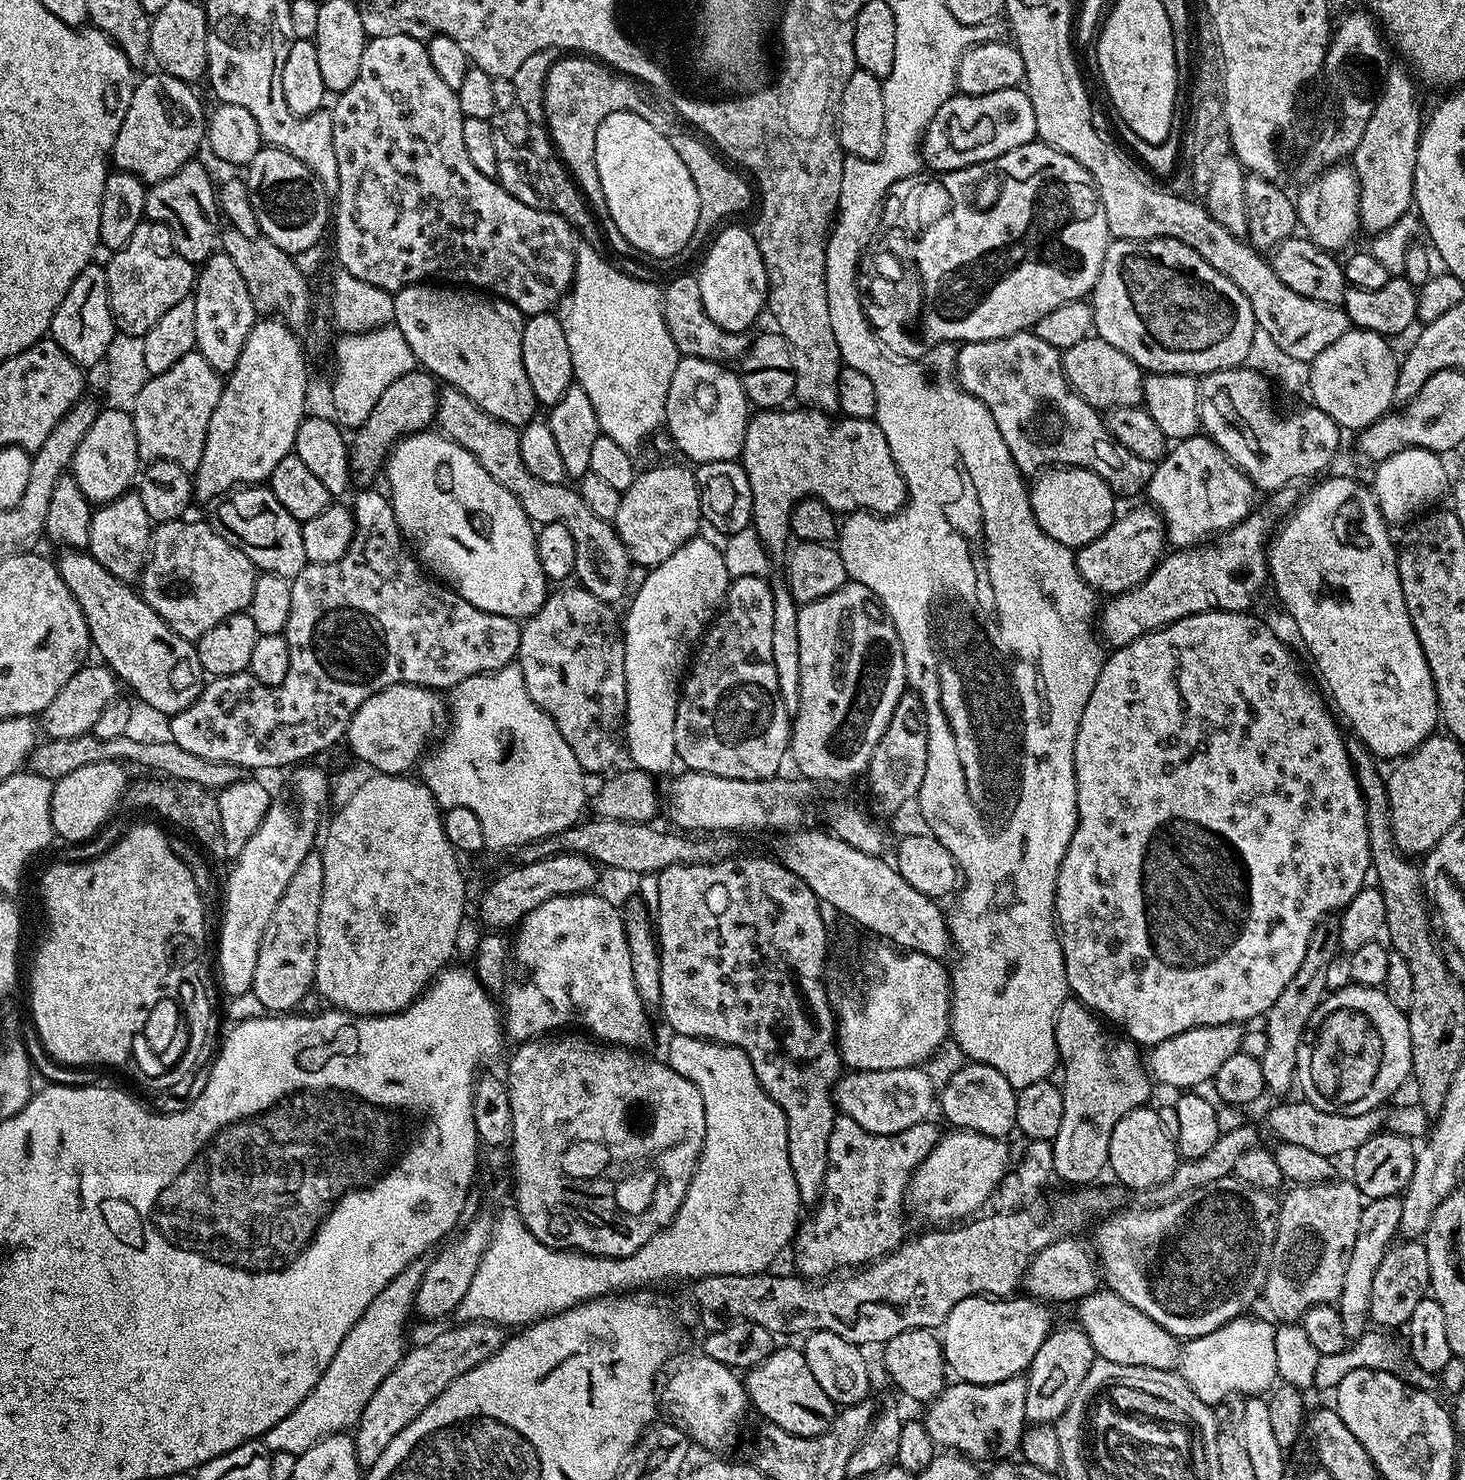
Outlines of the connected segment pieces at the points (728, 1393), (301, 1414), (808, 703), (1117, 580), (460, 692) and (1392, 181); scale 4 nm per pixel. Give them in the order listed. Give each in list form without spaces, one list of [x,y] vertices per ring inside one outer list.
[[[703,1354],[697,1356],[684,1356],[676,1364],[676,1369],[672,1372],[672,1377],[664,1384],[664,1389],[659,1389],[658,1404],[661,1409],[668,1411],[667,1419],[676,1427],[684,1431],[693,1445],[696,1444],[708,1454],[728,1454],[728,1451],[736,1444],[736,1439],[740,1436],[740,1423],[744,1420],[744,1415],[750,1412],[750,1401],[748,1390],[743,1379],[740,1380],[733,1369],[722,1366],[722,1362],[714,1362],[714,1358]]]
[[[423,1259],[408,1264],[406,1270],[402,1270],[402,1274],[398,1274],[398,1278],[389,1282],[378,1298],[366,1306],[362,1318],[350,1326],[350,1334],[342,1338],[342,1346],[334,1350],[334,1358],[330,1358],[330,1366],[326,1366],[314,1390],[310,1390],[310,1394],[306,1394],[306,1398],[302,1398],[302,1402],[298,1402],[298,1406],[282,1418],[282,1422],[264,1432],[262,1439],[269,1452],[289,1452],[298,1457],[327,1436],[355,1429],[366,1402],[370,1402],[374,1390],[378,1390],[386,1374],[394,1370],[405,1354],[404,1322],[416,1303],[416,1291],[422,1282],[424,1265]]]
[[[849,582],[843,584],[838,591],[821,600],[815,600],[809,604],[799,605],[798,614],[798,662],[802,666],[802,686],[800,687],[800,708],[794,714],[792,730],[790,733],[790,756],[796,759],[800,772],[809,776],[812,780],[848,780],[867,769],[870,758],[874,754],[874,746],[878,746],[878,738],[886,730],[890,718],[894,714],[894,706],[898,706],[898,698],[906,690],[906,677],[904,674],[904,655],[898,634],[892,625],[892,619],[888,617],[883,606],[877,600],[874,593],[866,586]]]
[[[1151,506],[1145,508],[1132,508],[1128,513],[1117,515],[1112,521],[1112,525],[1094,542],[1083,544],[1076,552],[1076,564],[1080,567],[1082,578],[1091,587],[1095,588],[1097,593],[1119,594],[1129,592],[1142,583],[1148,575],[1155,570],[1166,555],[1166,533],[1164,531],[1164,519],[1160,513]]]
[[[518,664],[502,667],[498,671],[483,672],[477,676],[471,676],[451,689],[450,727],[447,729],[443,740],[444,745],[438,747],[432,754],[430,752],[419,765],[418,772],[421,772],[419,775],[423,784],[432,792],[432,797],[440,805],[441,809],[447,810],[463,806],[466,810],[472,810],[477,815],[482,827],[484,845],[489,851],[491,849],[506,850],[508,848],[513,848],[514,850],[523,847],[528,843],[541,840],[544,837],[552,836],[555,833],[560,833],[564,829],[571,828],[573,825],[579,823],[579,820],[583,817],[582,810],[586,802],[586,790],[584,788],[586,773],[578,762],[578,758],[575,757],[573,750],[570,749],[565,738],[554,725],[553,720],[530,698],[529,691],[526,690],[525,679],[522,676],[521,668]]]
[[[1397,66],[1387,75],[1374,114],[1370,114],[1366,130],[1362,130],[1362,142],[1358,142],[1350,157],[1350,167],[1360,183],[1360,227],[1368,234],[1386,230],[1405,219],[1414,204],[1414,166],[1422,127],[1415,83],[1413,73],[1404,66]]]

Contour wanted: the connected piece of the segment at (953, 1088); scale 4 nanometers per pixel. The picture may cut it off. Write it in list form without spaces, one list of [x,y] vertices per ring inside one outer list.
[[[964,1062],[964,1065],[945,1082],[944,1088],[938,1092],[938,1108],[944,1111],[944,1116],[949,1120],[951,1127],[956,1130],[965,1132],[977,1132],[983,1136],[999,1136],[1008,1138],[1013,1135],[1016,1126],[1016,1094],[1017,1089],[1010,1086],[1010,1082],[1006,1082],[1006,1078],[1002,1078],[1002,1074],[998,1074],[998,1070],[994,1070],[994,1066],[986,1066],[985,1064],[977,1064],[975,1062]]]

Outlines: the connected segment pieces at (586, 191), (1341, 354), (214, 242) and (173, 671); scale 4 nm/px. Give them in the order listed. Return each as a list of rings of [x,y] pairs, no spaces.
[[[561,58],[549,70],[545,82],[543,123],[546,125],[547,133],[552,137],[556,155],[567,168],[569,176],[575,181],[600,225],[607,240],[607,247],[612,252],[621,252],[624,256],[633,255],[632,244],[626,242],[626,238],[622,238],[622,230],[614,226],[614,218],[610,218],[610,206],[606,206],[606,194],[602,194],[602,178],[598,178],[598,162],[594,154],[598,126],[602,126],[602,122],[610,118],[610,114],[633,112],[646,118],[646,122],[650,122],[654,130],[671,137],[672,120],[662,109],[655,108],[650,101],[644,100],[643,94],[635,88],[637,85],[629,77],[595,58],[572,59],[576,60]]]
[[[1351,330],[1312,360],[1307,386],[1307,391],[1312,392],[1311,403],[1330,414],[1341,429],[1368,428],[1393,407],[1400,365],[1388,344],[1391,343],[1376,332]]]
[[[193,158],[182,170],[162,182],[151,185],[146,194],[145,217],[170,230],[172,244],[194,266],[203,265],[217,251],[222,231],[222,213],[216,201],[217,185],[200,158]]]
[[[64,550],[59,554],[60,577],[86,618],[95,655],[101,656],[97,657],[111,668],[117,681],[125,680],[136,691],[139,703],[149,704],[168,717],[189,708],[206,683],[195,643],[174,634],[131,583],[114,578],[87,551]]]

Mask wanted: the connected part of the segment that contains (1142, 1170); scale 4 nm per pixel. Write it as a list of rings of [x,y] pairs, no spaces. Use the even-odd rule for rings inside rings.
[[[1155,1107],[1135,1108],[1114,1126],[1114,1134],[1110,1134],[1108,1168],[1126,1187],[1143,1190],[1158,1186],[1176,1173],[1177,1163],[1176,1141],[1162,1130],[1162,1118]]]

